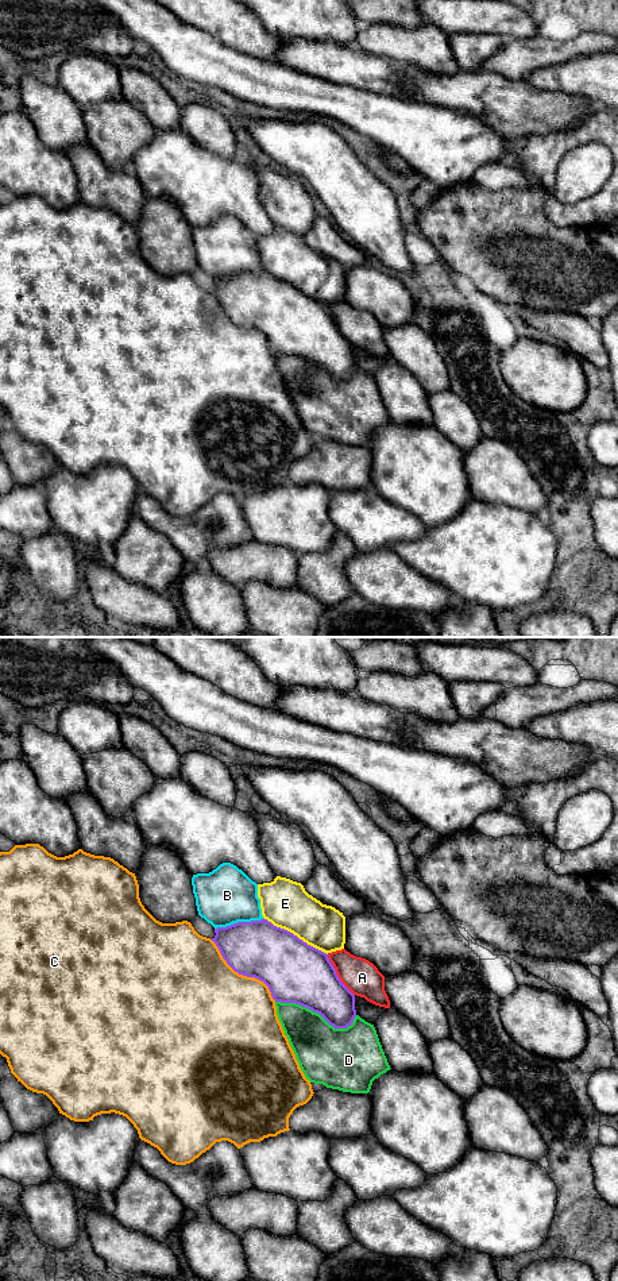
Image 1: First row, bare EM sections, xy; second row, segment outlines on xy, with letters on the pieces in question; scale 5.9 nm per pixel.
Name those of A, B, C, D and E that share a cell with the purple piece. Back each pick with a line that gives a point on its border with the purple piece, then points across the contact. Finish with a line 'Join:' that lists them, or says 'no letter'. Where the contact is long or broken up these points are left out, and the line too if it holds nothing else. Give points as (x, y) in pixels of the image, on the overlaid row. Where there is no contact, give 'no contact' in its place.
Join: no letter

